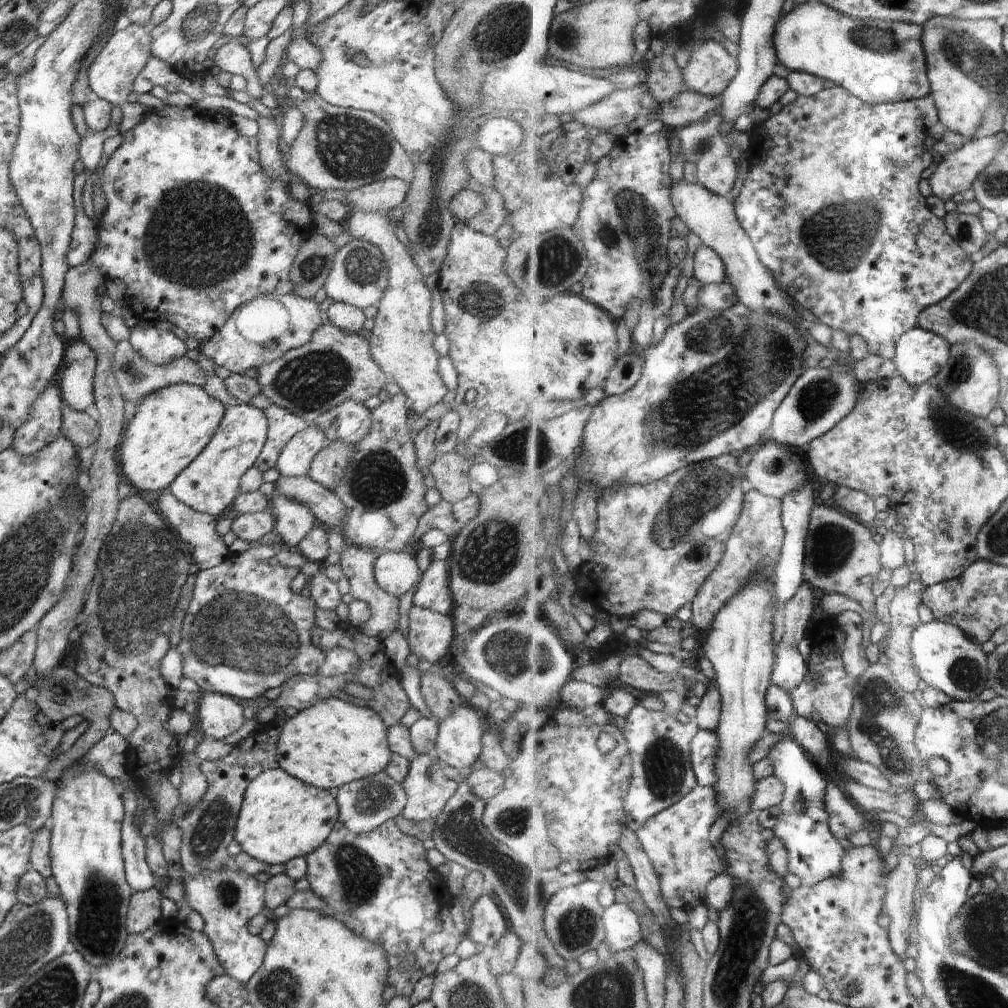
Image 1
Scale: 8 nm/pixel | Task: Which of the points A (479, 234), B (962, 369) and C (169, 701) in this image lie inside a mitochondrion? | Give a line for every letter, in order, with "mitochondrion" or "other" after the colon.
A: other
B: mitochondrion
C: other

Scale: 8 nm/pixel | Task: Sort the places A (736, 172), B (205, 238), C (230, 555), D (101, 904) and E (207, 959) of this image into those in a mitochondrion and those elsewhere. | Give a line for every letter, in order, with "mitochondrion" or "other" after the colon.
A: other
B: mitochondrion
C: other
D: mitochondrion
E: other

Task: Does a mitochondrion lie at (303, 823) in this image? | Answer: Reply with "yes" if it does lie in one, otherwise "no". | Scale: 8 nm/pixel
no

